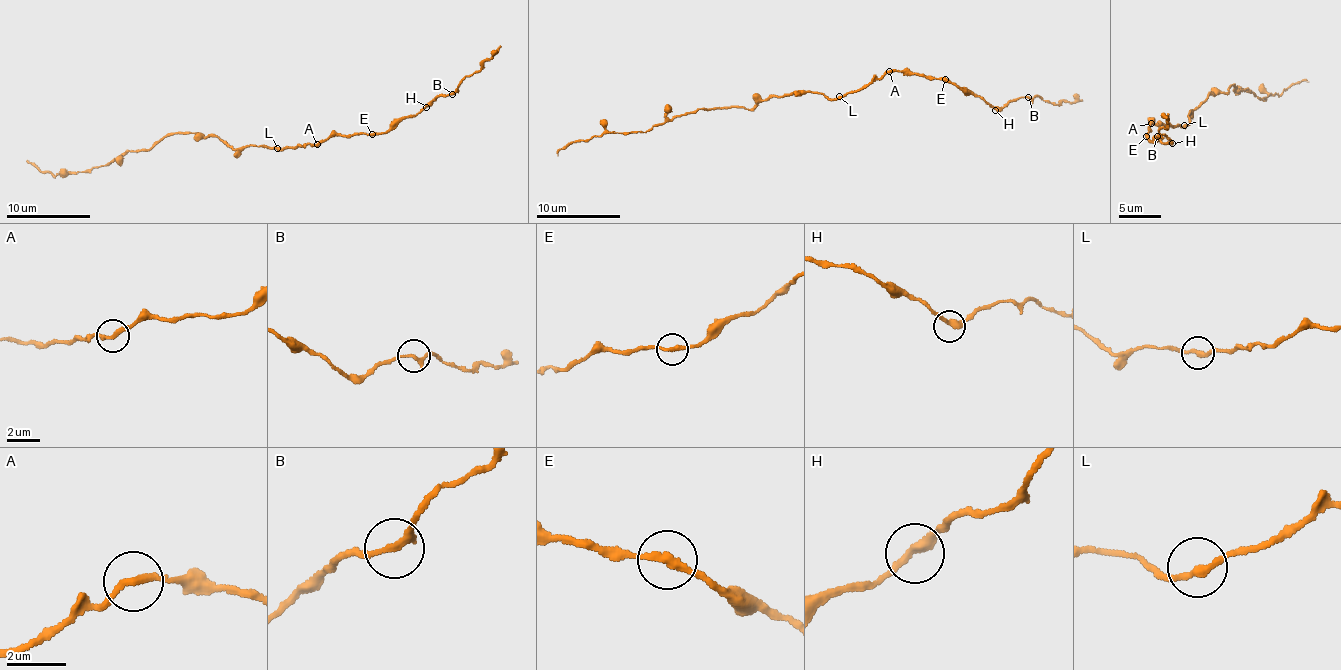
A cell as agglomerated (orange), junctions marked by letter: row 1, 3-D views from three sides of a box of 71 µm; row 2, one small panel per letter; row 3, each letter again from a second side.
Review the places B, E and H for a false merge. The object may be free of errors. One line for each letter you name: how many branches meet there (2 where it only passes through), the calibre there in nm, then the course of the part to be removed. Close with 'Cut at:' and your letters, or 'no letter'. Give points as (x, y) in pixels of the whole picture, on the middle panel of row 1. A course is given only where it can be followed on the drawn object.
Cut at: no letter

